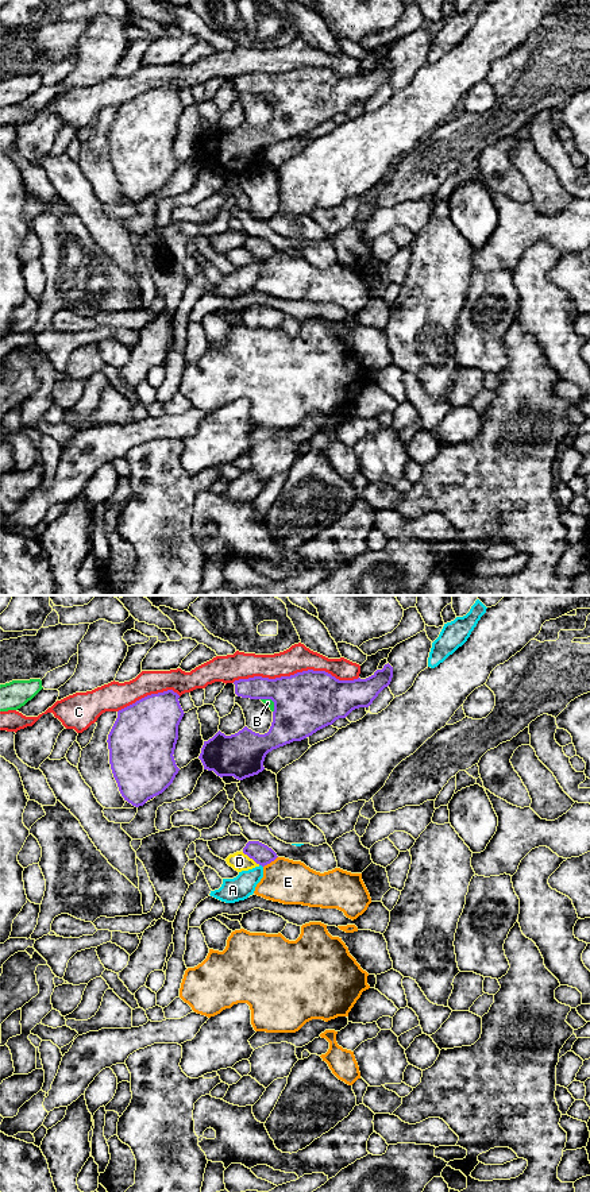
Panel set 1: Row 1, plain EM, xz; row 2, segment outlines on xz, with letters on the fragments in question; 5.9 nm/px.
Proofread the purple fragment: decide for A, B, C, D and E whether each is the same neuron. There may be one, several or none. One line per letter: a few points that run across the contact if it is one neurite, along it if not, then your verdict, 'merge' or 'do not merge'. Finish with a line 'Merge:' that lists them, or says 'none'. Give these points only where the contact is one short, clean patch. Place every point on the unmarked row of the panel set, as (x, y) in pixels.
A: do not merge
B: do not merge
C: do not merge
D: do not merge
E: line xz (277, 251), (263, 262); do not merge
Merge: none

